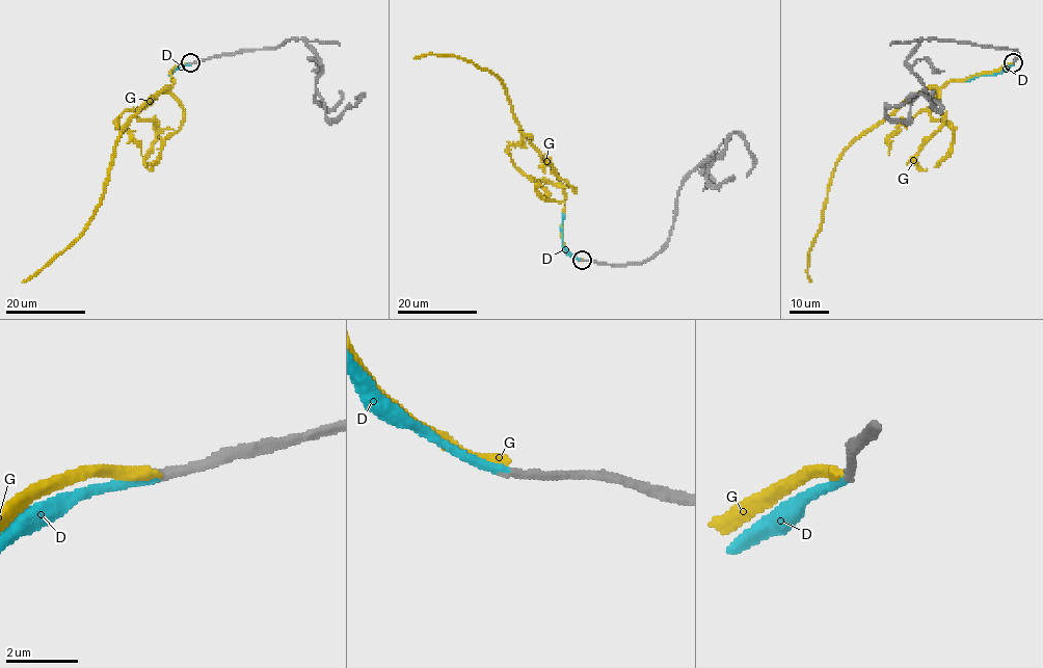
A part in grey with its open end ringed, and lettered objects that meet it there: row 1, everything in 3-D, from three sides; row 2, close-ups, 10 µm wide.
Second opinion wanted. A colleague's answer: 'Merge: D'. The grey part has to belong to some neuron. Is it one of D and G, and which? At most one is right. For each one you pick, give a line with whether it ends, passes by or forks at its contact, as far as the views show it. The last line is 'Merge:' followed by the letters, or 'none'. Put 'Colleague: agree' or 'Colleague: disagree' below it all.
D: it ends there
Merge: D
Colleague: agree

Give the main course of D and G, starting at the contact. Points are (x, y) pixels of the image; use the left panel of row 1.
D: (191, 63), (181, 64), (170, 74), (171, 80)
G: (190, 62), (172, 69), (172, 83), (153, 96), (122, 129), (102, 202), (85, 230), (22, 281)

